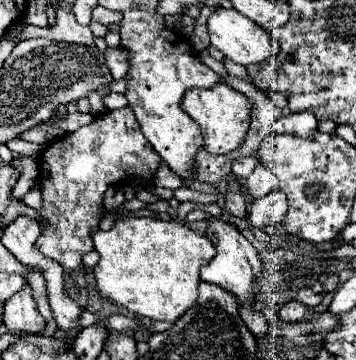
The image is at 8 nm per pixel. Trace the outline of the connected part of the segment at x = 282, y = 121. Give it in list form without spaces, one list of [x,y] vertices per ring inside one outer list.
[[[300,112],[300,114],[288,114],[288,116],[280,116],[274,122],[274,132],[280,134],[292,134],[298,138],[308,138],[316,132],[318,120],[308,114],[308,112]]]

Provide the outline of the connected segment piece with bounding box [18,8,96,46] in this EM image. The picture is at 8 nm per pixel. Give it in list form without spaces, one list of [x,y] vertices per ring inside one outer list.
[[[62,8],[56,14],[56,26],[40,28],[27,25],[18,37],[18,42],[33,38],[48,38],[48,40],[62,40],[62,42],[68,42],[68,44],[96,46],[94,34],[90,32],[90,28],[78,24],[76,18],[66,14]]]

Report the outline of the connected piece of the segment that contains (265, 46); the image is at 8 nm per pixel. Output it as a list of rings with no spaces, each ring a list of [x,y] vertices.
[[[218,8],[208,18],[208,32],[210,32],[212,46],[216,46],[226,58],[230,58],[230,60],[234,60],[236,64],[242,64],[242,66],[262,64],[262,62],[270,60],[278,52],[276,40],[264,28],[260,28],[256,22],[252,22],[244,14],[238,14],[238,10]]]

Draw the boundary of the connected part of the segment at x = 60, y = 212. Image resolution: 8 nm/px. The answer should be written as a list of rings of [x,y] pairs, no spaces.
[[[130,106],[104,112],[96,116],[92,124],[82,126],[50,144],[52,146],[46,146],[44,150],[38,178],[42,184],[42,206],[38,208],[42,234],[36,240],[36,248],[44,256],[56,260],[64,272],[70,274],[82,266],[82,256],[94,250],[90,234],[98,230],[104,216],[102,198],[106,188],[130,176],[146,174],[150,180],[160,166],[160,156],[144,138]]]

